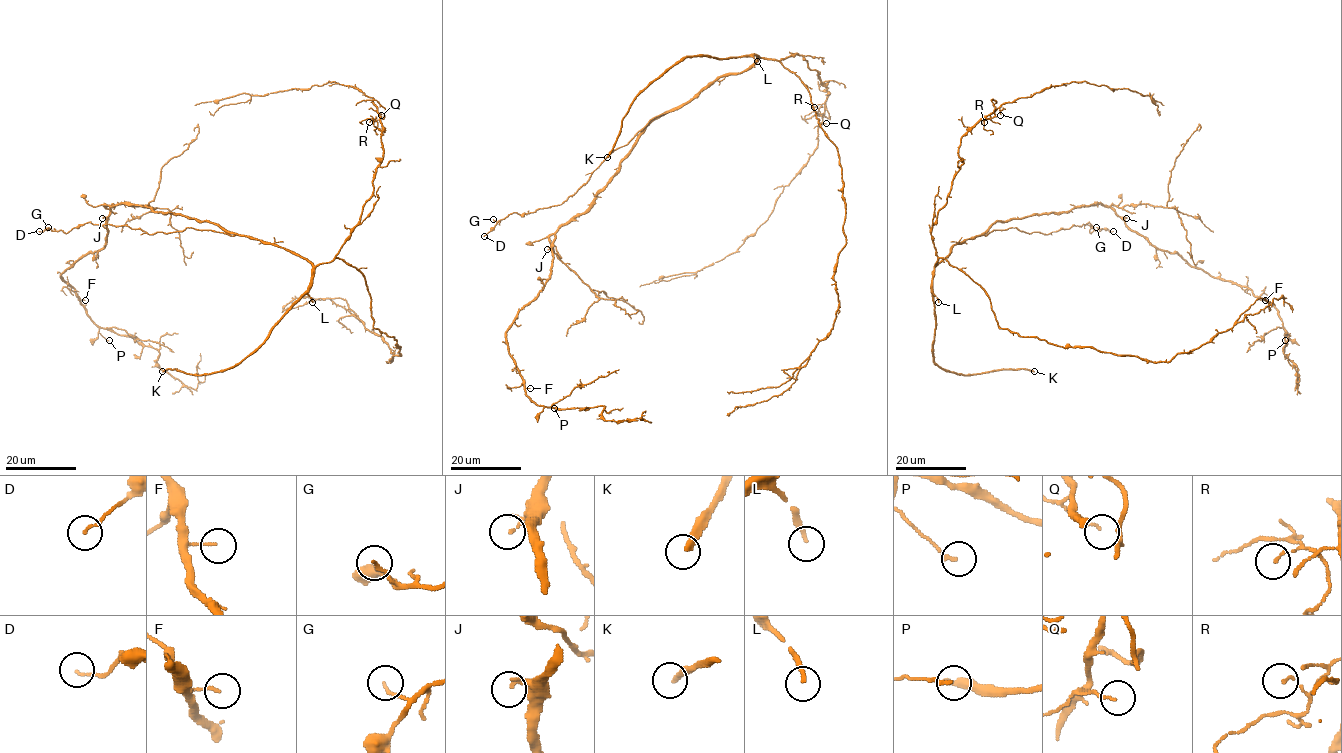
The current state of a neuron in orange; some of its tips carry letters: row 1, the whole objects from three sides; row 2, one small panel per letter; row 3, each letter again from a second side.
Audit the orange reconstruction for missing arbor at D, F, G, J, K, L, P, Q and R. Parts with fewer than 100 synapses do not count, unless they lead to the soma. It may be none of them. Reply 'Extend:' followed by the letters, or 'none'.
Extend: K, L

